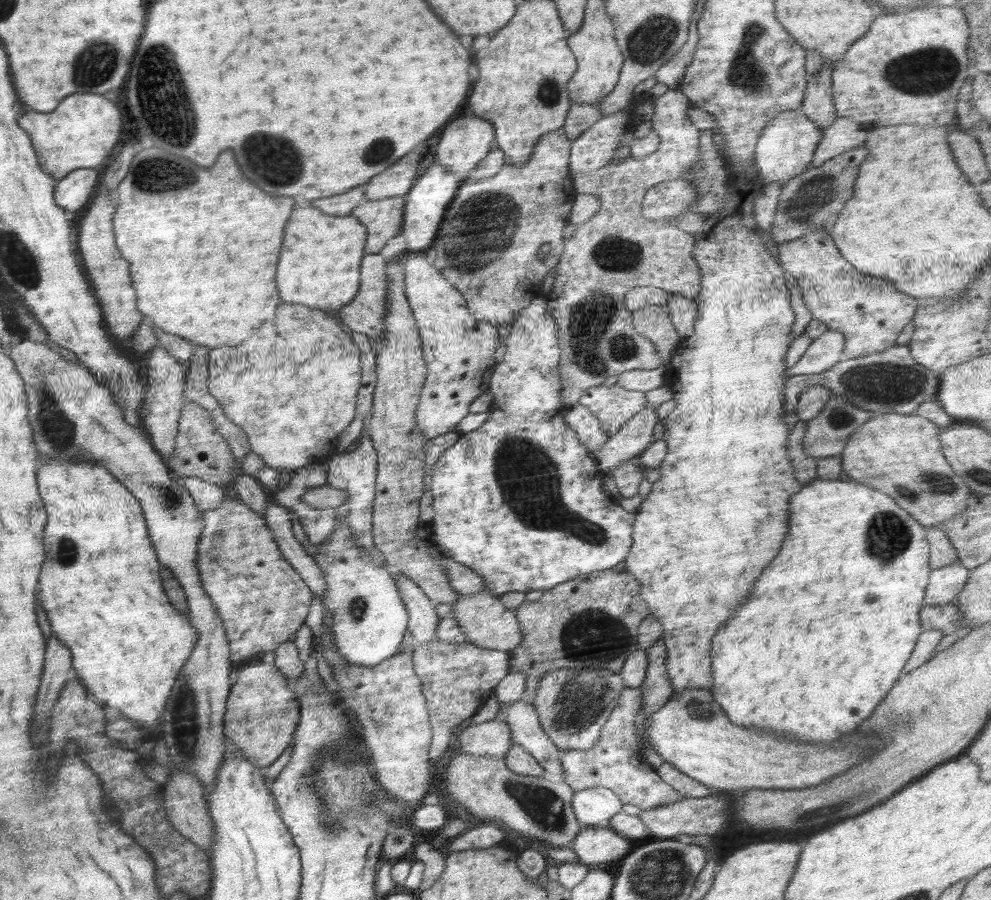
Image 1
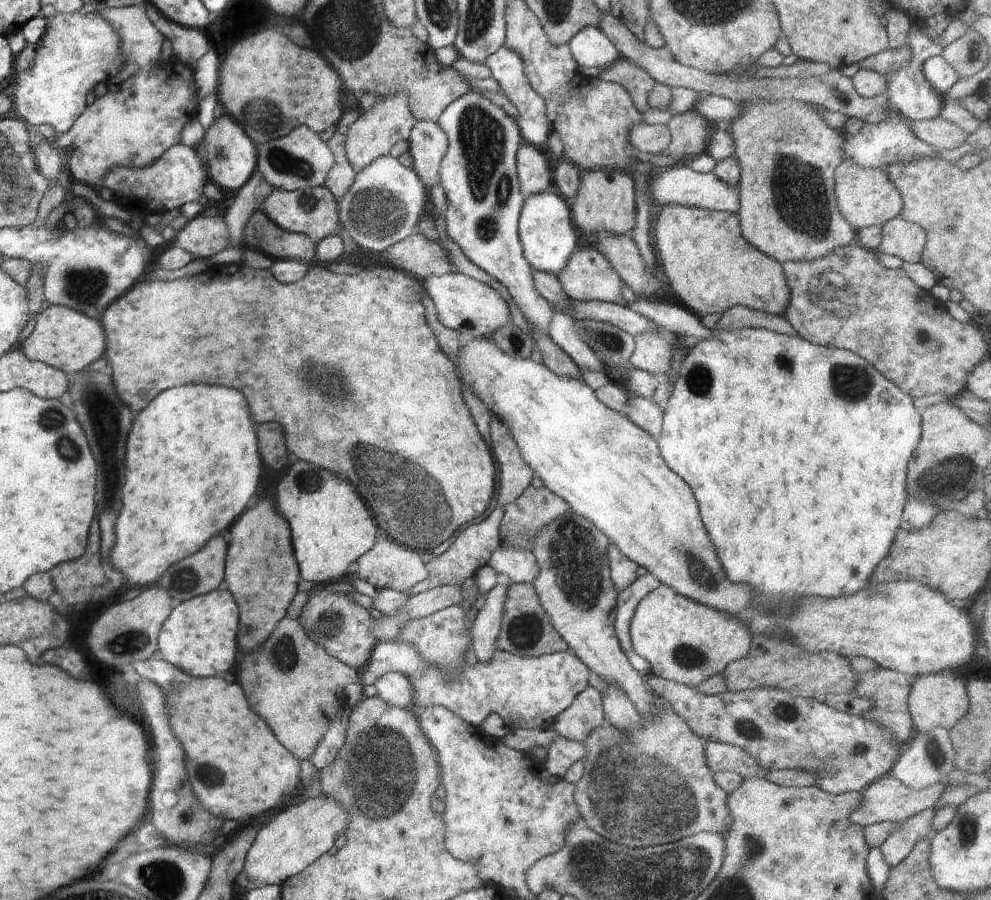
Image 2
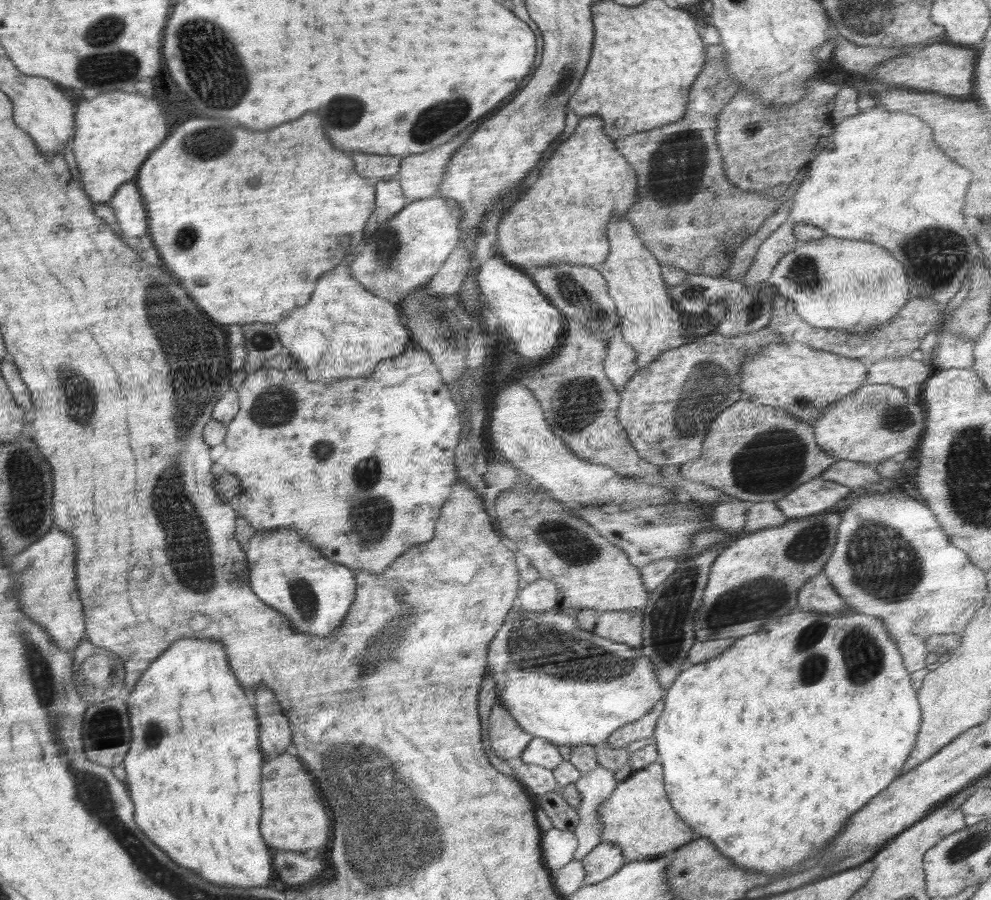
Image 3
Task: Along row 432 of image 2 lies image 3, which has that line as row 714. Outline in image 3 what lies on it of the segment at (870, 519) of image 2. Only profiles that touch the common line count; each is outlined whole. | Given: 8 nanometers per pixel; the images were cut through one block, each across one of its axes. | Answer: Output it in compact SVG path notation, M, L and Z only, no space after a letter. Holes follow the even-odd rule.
M798 607L792 609L790 614L769 620L763 624L756 632L746 636L737 638L724 652L717 654L710 660L700 664L695 664L686 670L682 670L678 678L674 680L674 684L666 690L664 708L660 713L660 718L656 720L654 729L654 740L656 740L656 750L660 754L660 764L664 773L664 788L671 805L678 813L678 818L688 825L697 836L708 838L720 850L722 856L725 856L731 863L738 868L746 868L746 870L756 870L756 872L766 872L766 874L776 874L780 870L788 870L788 868L796 868L802 860L806 860L808 856L818 854L818 850L824 850L828 846L828 840L832 840L842 828L844 823L858 812L866 803L870 802L877 794L884 791L885 788L899 776L902 765L906 762L908 755L915 747L915 740L921 723L921 706L917 699L917 692L912 687L912 682L906 667L903 665L903 658L894 642L889 637L889 631L884 622L876 616L868 616L860 612L850 612L846 616L828 616L828 614L816 614L815 612L802 612Z

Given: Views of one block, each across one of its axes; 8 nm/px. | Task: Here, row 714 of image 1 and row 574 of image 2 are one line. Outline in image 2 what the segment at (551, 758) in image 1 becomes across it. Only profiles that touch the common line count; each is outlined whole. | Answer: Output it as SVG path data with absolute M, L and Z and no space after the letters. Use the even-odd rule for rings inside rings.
M500 546L492 553L487 564L494 568L497 573L506 575L512 583L533 583L539 575L539 564L533 551L525 551L524 549L504 549Z

